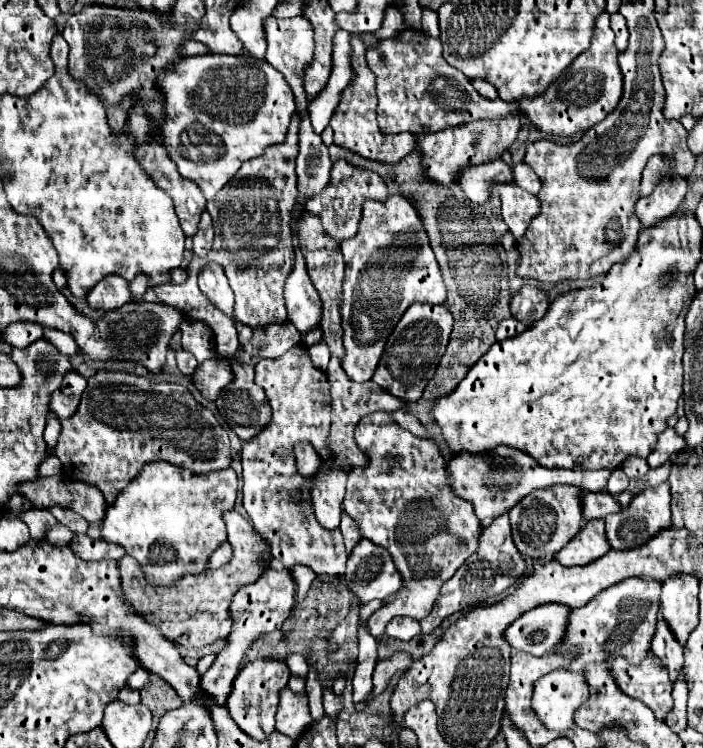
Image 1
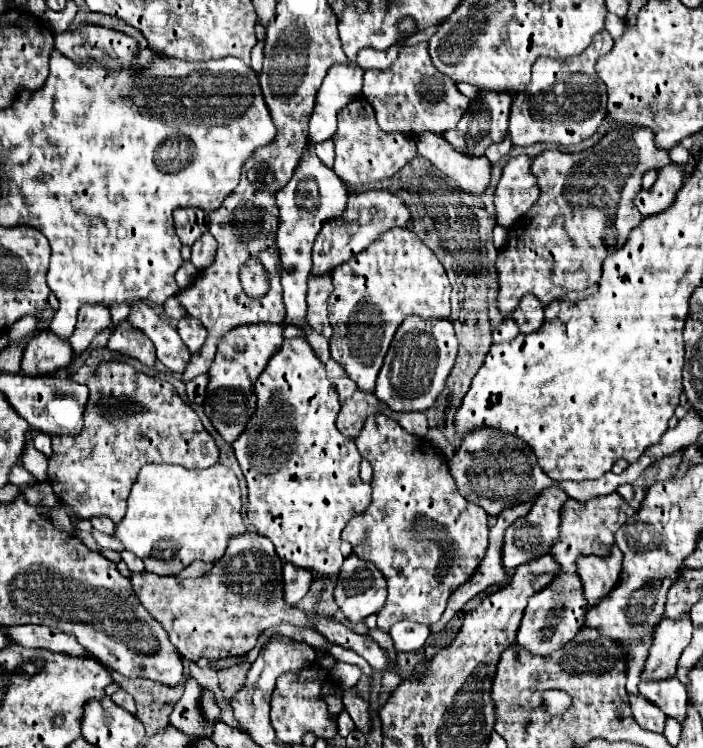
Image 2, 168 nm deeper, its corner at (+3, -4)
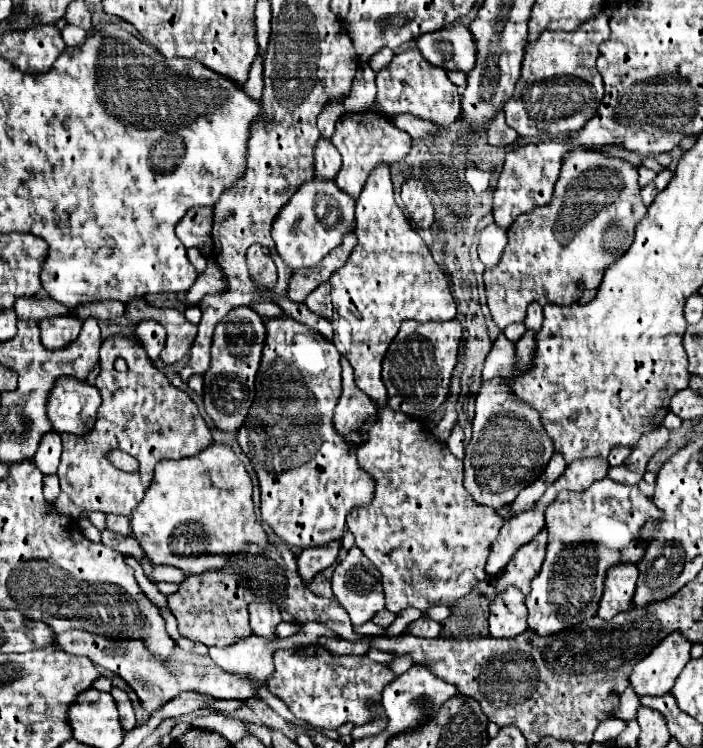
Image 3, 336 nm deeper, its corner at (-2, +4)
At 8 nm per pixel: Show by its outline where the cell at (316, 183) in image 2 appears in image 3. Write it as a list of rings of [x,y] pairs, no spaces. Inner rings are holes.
[[[311,178],[303,182],[273,222],[271,236],[281,260],[295,272],[315,266],[323,256],[341,244],[341,236],[355,228],[355,198],[343,192],[335,180]]]

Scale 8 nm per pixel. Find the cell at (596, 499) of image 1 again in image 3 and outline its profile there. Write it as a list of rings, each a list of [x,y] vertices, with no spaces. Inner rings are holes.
[[[607,478],[591,484],[583,492],[567,492],[567,490],[559,492],[555,502],[545,510],[549,546],[547,546],[547,558],[541,566],[539,576],[535,576],[535,580],[531,582],[531,592],[525,602],[529,610],[529,618],[527,618],[529,628],[539,636],[553,636],[559,634],[561,630],[567,630],[595,616],[603,594],[603,576],[607,568],[617,562],[637,564],[643,556],[643,544],[639,542],[637,536],[639,528],[645,524],[645,520],[659,518],[659,516],[661,516],[659,508],[637,486],[615,484],[613,480]]]

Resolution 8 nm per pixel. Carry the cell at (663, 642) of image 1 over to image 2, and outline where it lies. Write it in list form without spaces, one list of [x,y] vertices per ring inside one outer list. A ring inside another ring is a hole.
[[[676,678],[662,682],[642,682],[640,694],[658,708],[662,708],[668,718],[674,718],[680,724],[682,720],[686,720],[686,690]]]

